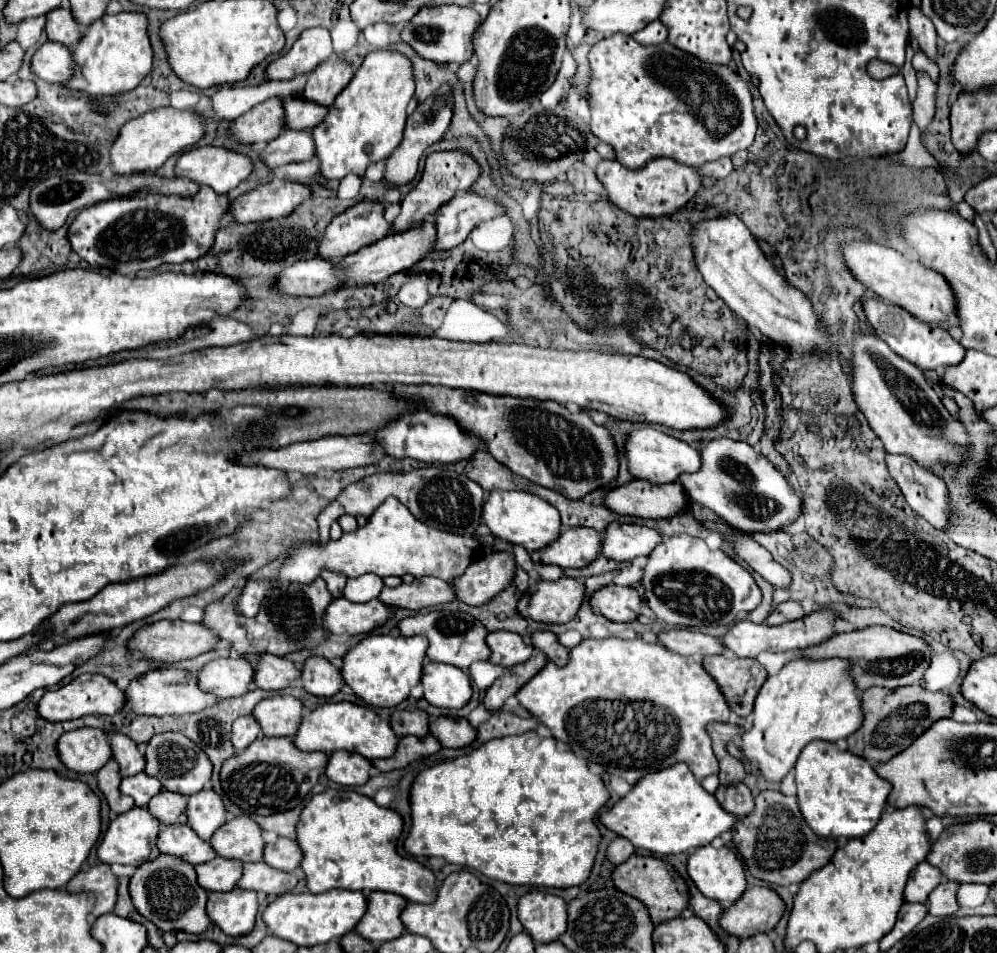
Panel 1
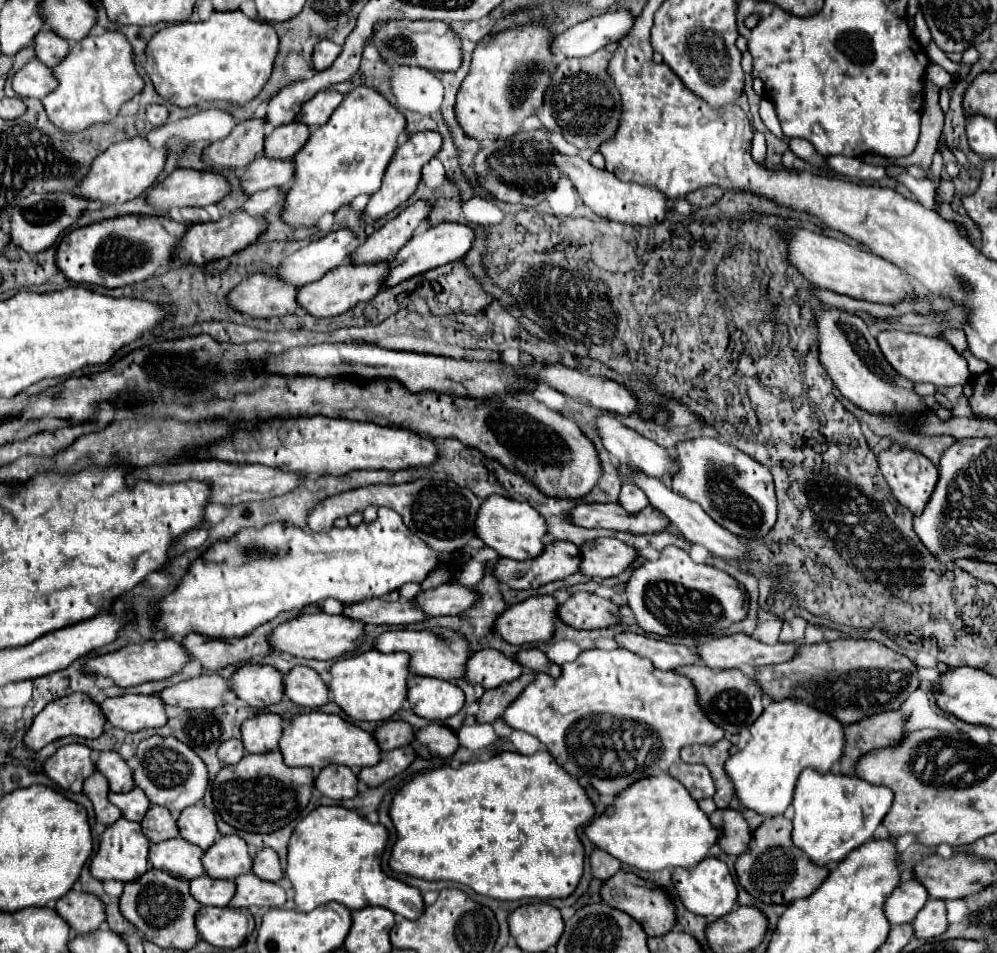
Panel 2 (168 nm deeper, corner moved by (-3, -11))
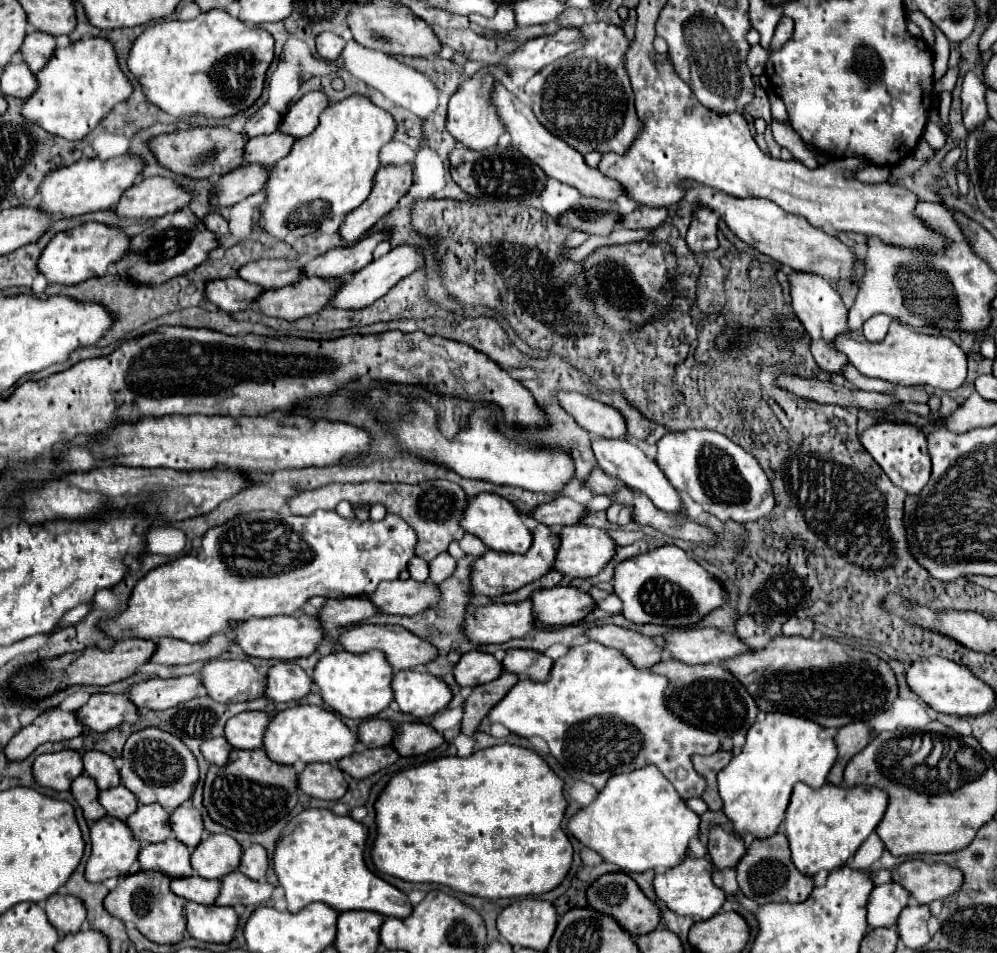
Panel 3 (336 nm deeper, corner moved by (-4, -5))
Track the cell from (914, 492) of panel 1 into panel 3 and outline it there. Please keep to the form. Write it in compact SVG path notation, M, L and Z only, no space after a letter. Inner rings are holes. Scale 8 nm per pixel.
M882 420L866 428L860 434L860 442L896 486L900 486L908 494L916 494L926 486L930 478L930 456L926 448L926 436L918 426L908 422Z

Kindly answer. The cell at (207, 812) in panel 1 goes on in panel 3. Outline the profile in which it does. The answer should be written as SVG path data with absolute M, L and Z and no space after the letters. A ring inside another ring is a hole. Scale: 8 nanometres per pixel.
M180 806L170 814L170 826L176 836L176 840L184 842L190 850L194 850L202 836L204 836L204 826L202 826L202 816L194 806Z

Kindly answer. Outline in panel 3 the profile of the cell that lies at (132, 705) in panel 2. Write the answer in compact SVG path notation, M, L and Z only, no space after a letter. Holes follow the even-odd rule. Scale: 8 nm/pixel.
M92 694L90 700L76 710L76 718L86 730L108 732L122 722L122 714L136 710L122 694Z

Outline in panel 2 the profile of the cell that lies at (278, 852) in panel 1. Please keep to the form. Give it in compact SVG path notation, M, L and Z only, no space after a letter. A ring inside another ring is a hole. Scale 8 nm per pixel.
M263 848L261 852L257 852L253 860L253 872L263 880L279 882L283 878L283 868L277 852L273 848Z

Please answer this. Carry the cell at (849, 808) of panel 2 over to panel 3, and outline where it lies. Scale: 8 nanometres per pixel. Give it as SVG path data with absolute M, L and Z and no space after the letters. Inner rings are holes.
M796 784L786 810L786 838L790 842L792 862L804 876L814 876L820 870L832 872L854 856L858 846L876 830L888 804L888 794L872 786L832 786L824 784L812 790L806 784Z

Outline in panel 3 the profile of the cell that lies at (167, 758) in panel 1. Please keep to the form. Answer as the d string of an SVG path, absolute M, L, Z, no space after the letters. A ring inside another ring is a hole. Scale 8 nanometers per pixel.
M146 728L134 732L122 750L122 768L120 778L122 784L136 794L140 804L160 804L164 810L174 812L176 806L186 802L194 786L198 782L198 764L192 752L182 744L180 738L160 730L160 728Z

